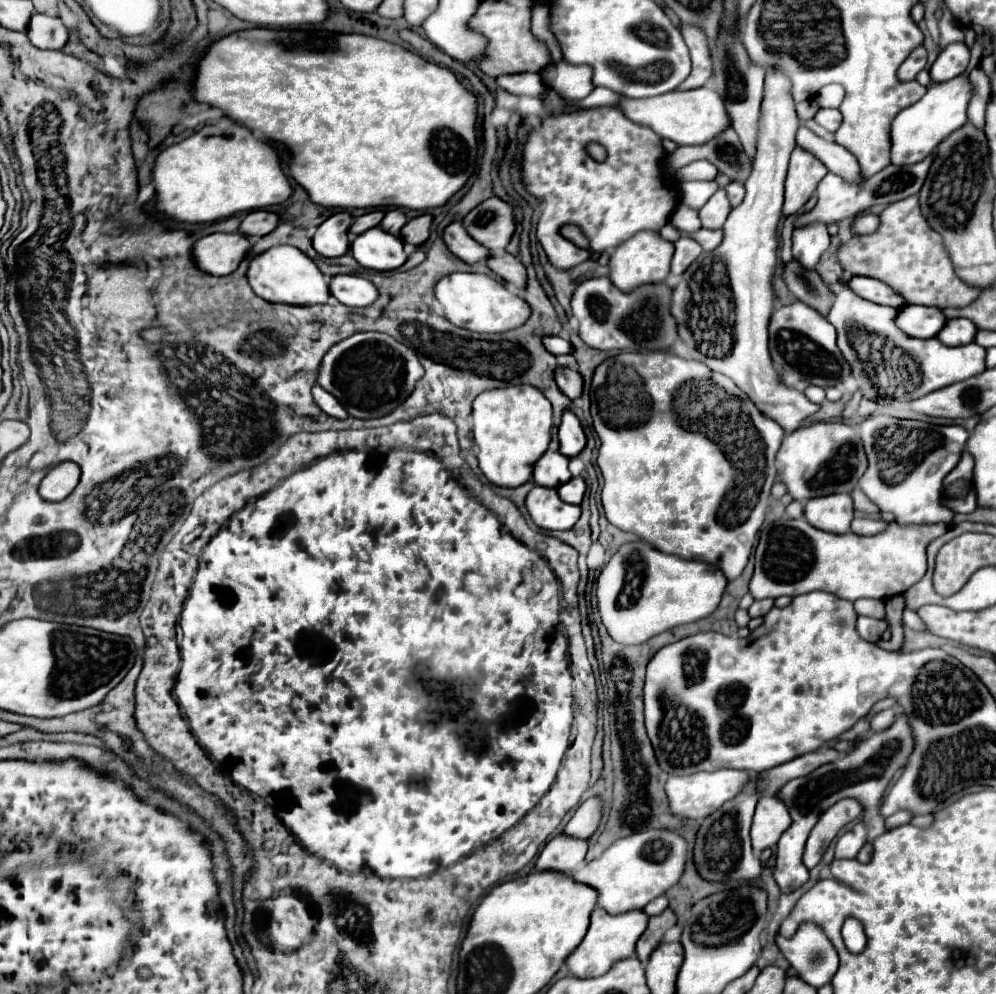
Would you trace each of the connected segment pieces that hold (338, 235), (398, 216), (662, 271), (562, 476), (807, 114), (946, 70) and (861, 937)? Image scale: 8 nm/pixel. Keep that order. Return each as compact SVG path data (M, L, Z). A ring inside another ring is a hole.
M346 211L334 213L328 217L314 235L314 249L322 257L342 257L350 251L348 229L352 225L352 217Z
M390 209L386 215L384 215L384 219L382 219L382 223L380 223L380 227L384 229L384 231L390 231L392 235L400 235L400 229L406 225L406 215L400 211L400 209Z
M640 231L640 235L634 235L634 239L628 239L620 247L616 247L614 253L610 255L610 281L626 293L642 285L664 283L670 273L672 255L674 255L674 245L670 241L662 239L656 231L646 231L646 233Z
M546 451L536 463L534 463L534 481L542 487L554 487L558 489L562 483L570 481L568 471L568 457L558 451Z
M812 99L810 103L798 103L798 105L796 105L796 113L798 113L800 119L812 119L818 109L820 109L820 107L818 107L818 103L816 103L814 99Z
M950 43L948 47L944 47L940 51L938 59L930 67L932 83L962 75L966 71L968 63L970 63L970 49L966 47L966 43Z
M848 931L842 937L844 937L848 951L852 951L852 953L860 953L866 947L866 933L864 931Z

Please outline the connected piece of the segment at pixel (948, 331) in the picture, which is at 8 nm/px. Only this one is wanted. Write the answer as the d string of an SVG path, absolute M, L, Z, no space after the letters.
M950 319L946 327L938 333L938 339L948 345L968 345L974 341L978 327L970 319Z

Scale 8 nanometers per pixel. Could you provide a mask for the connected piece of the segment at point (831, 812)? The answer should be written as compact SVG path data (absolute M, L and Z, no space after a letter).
M840 799L838 803L834 803L830 809L826 809L822 813L822 817L818 819L818 823L814 825L814 829L810 831L810 837L806 841L806 849L802 855L802 861L808 869L816 867L824 855L824 851L828 849L830 841L836 837L836 833L850 821L854 821L856 817L860 817L862 813L862 803L858 799Z

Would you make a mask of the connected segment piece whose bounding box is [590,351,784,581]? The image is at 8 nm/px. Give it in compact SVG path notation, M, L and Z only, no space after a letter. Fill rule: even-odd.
M648 351L648 353L618 353L614 357L608 357L602 361L592 379L590 387L590 413L594 419L594 431L600 437L600 449L598 449L598 467L604 477L604 489L602 489L602 505L606 511L606 519L646 543L654 545L662 553L678 555L682 559L696 559L704 563L718 565L728 581L736 579L750 557L754 539L758 535L758 529L764 523L766 507L770 501L770 485L776 477L774 457L782 443L784 431L778 423L772 419L766 419L754 403L740 391L730 389L726 393L736 395L742 401L742 411L750 415L756 431L764 437L764 451L766 451L766 467L764 467L764 489L760 497L760 511L750 513L748 519L736 527L728 527L718 521L718 507L724 499L724 495L734 487L734 467L730 467L728 459L720 453L718 445L714 445L710 439L698 433L690 433L682 429L674 419L674 393L688 381L688 361L682 357L676 357L666 351ZM726 551L734 551L730 557L724 557Z

